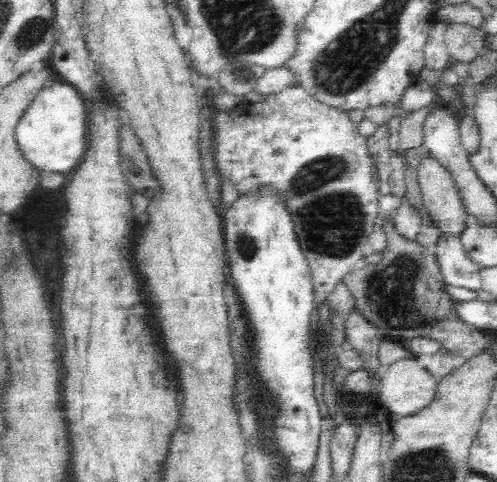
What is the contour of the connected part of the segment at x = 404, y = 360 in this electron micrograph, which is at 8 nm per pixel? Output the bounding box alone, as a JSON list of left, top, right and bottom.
[381,356,436,417]

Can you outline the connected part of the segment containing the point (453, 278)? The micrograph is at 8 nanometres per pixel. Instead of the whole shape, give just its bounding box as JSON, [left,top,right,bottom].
[436,238,481,291]

